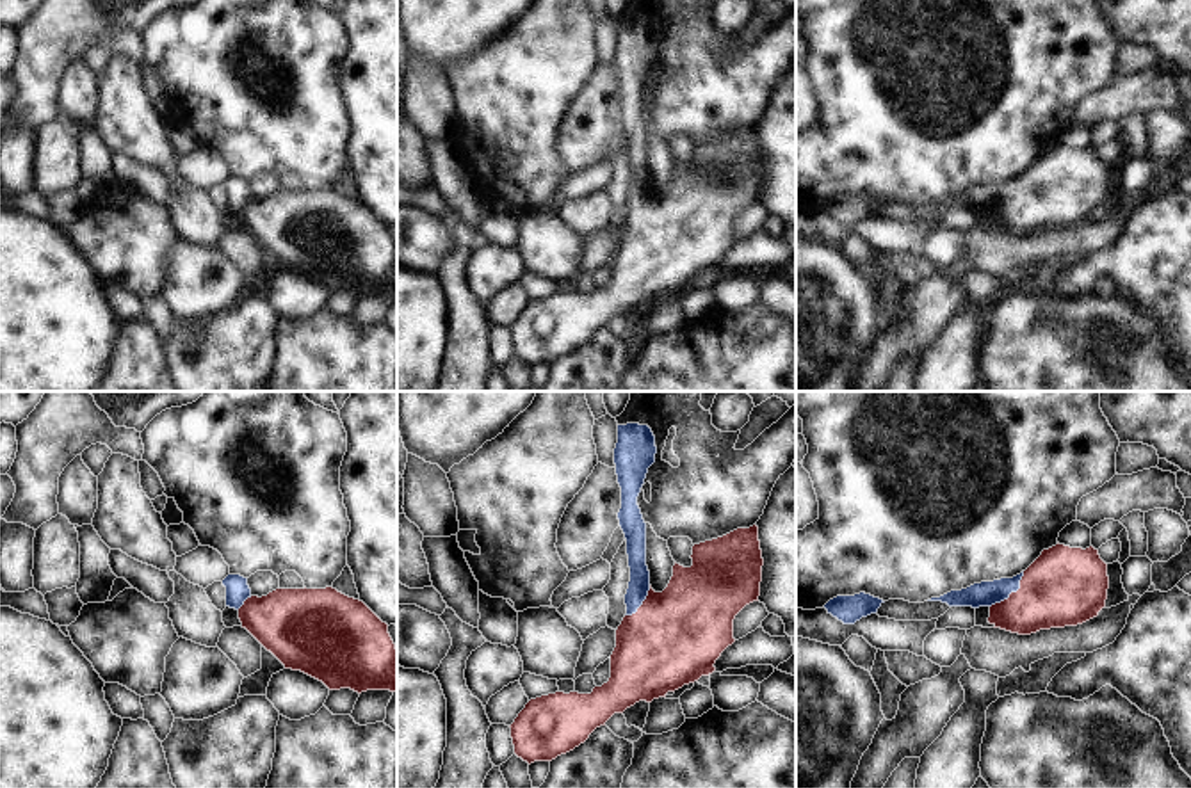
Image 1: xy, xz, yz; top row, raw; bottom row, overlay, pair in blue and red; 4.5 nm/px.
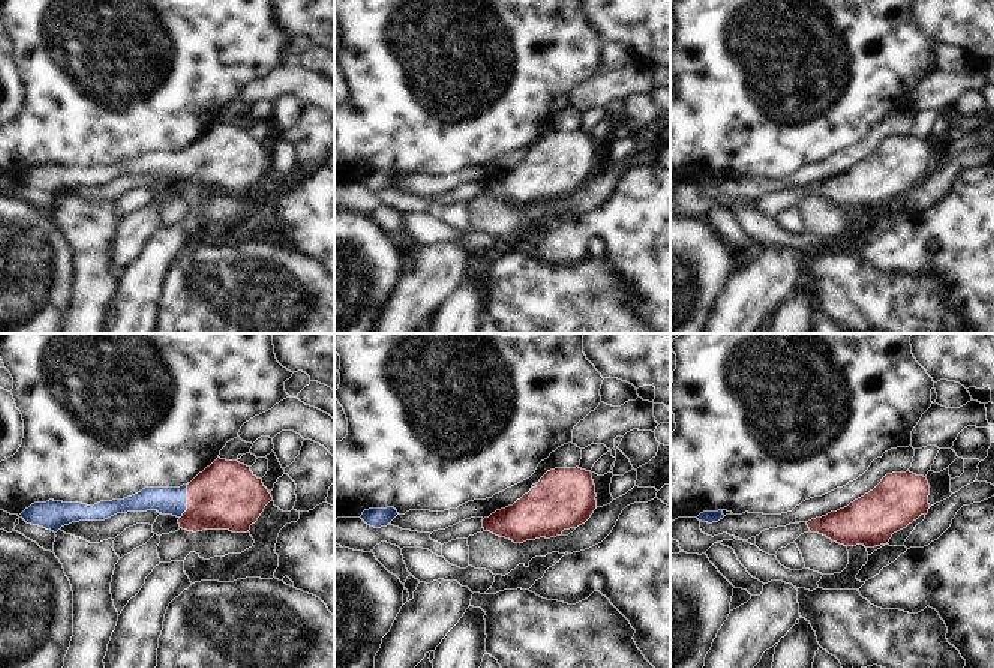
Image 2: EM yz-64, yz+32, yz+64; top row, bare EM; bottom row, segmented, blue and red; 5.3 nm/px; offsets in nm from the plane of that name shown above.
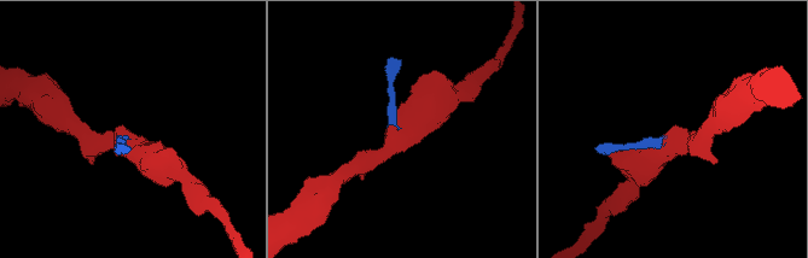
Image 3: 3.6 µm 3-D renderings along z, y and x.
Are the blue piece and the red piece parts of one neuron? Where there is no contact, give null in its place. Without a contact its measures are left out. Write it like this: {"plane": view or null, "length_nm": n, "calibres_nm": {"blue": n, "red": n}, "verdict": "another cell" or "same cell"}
{"plane": "yz", "length_nm": 220, "calibres_nm": {"blue": 110, "red": 360}, "verdict": "same cell"}

